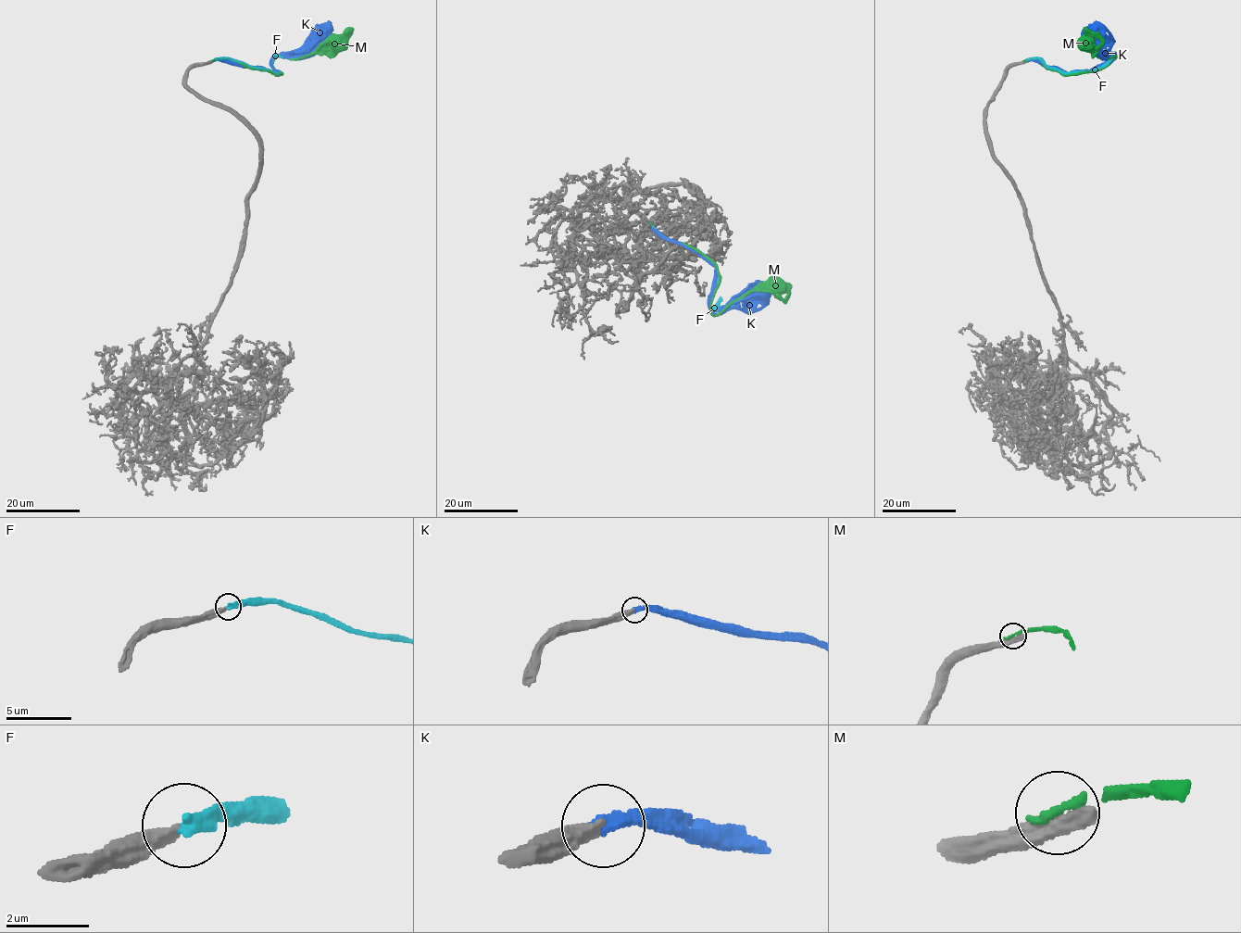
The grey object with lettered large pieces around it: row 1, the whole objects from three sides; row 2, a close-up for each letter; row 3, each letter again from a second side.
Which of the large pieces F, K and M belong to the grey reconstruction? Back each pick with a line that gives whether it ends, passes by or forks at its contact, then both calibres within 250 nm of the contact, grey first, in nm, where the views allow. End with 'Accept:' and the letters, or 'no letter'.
K: it ends; calibres 400 and 440 nm
Accept: K

